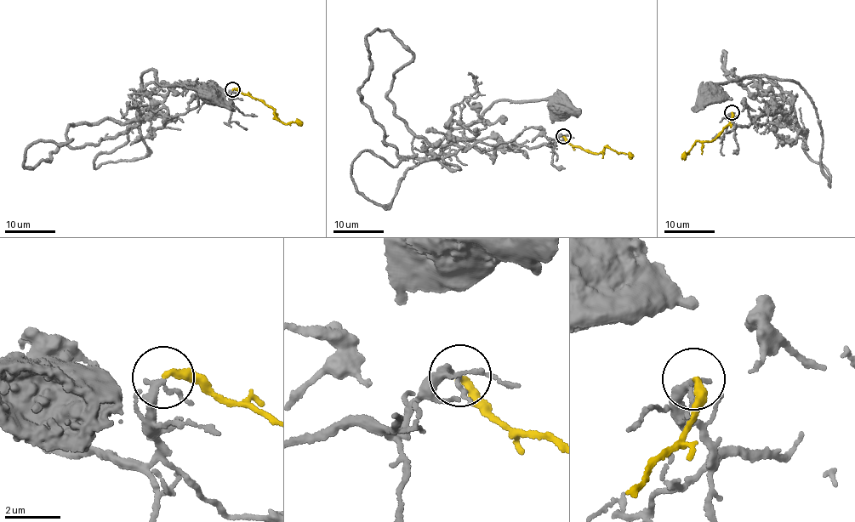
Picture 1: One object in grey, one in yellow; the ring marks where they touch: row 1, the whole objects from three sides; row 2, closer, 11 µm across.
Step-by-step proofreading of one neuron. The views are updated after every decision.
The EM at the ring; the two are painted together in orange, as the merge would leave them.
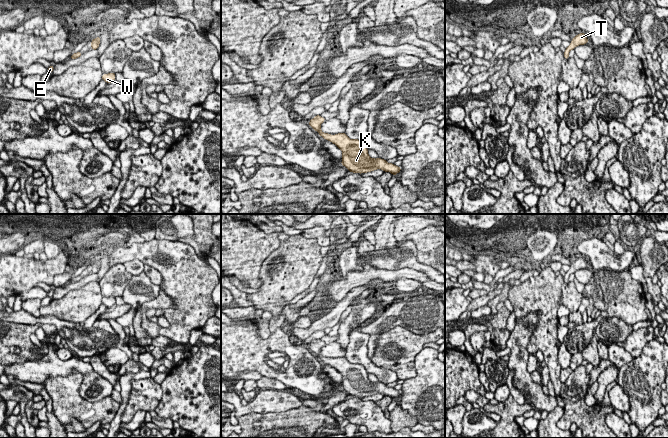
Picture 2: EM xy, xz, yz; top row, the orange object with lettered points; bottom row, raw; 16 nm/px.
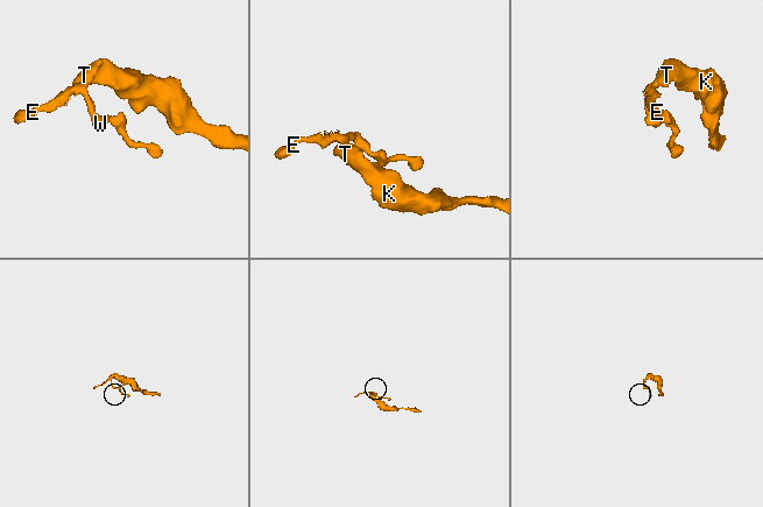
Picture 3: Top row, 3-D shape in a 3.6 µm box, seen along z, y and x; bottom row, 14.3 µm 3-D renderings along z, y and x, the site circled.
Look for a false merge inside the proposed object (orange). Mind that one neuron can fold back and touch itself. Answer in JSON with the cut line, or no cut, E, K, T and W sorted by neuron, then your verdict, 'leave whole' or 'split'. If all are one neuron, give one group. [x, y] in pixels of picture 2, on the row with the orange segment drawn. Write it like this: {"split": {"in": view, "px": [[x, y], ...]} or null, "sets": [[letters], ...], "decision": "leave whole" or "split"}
{"split": null, "sets": [["E", "K", "T", "W"]], "decision": "leave whole"}

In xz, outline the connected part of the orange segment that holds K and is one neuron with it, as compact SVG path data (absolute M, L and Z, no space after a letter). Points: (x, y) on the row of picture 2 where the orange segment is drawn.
M315 115L309 121L309 126L312 127L319 136L335 144L342 151L341 165L345 166L349 172L367 173L377 169L384 172L390 172L393 176L401 171L401 167L388 163L382 158L371 158L368 154L368 148L362 140L350 139L346 133L337 133L331 135L321 131L321 124L326 119L320 115Z

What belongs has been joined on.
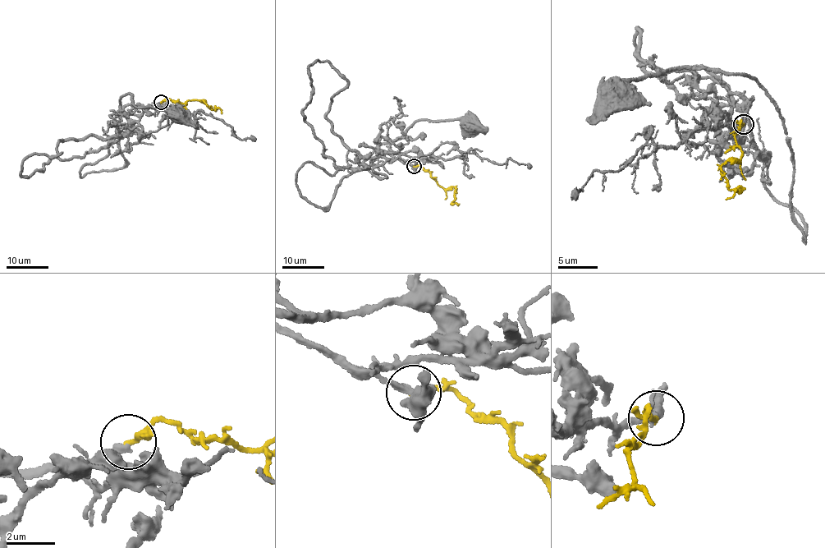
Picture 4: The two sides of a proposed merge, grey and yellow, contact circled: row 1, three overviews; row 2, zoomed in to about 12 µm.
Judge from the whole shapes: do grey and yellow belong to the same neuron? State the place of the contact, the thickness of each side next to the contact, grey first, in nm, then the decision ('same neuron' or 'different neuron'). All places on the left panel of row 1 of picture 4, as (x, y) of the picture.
at (161, 102); 280 nm thick on the grey side, 220 nm on the other; same neuron

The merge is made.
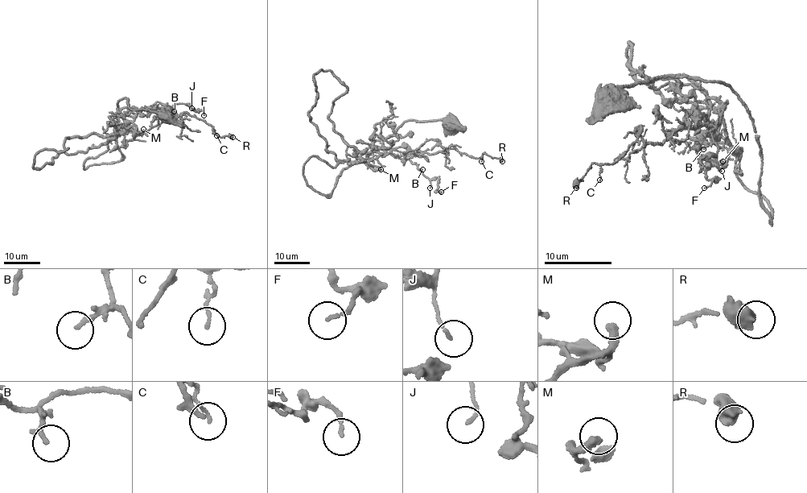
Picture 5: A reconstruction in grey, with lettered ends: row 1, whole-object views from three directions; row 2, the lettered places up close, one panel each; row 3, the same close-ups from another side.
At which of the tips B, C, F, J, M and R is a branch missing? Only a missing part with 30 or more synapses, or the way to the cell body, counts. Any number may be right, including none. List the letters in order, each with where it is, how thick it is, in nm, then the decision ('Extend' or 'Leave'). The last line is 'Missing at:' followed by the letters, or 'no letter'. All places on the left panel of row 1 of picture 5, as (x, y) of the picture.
B: Place: (174, 111). Thickness 180 nm. Leave
C: Place: (216, 135). Thickness 120 nm. Leave
F: Place: (203, 115). Thickness 130 nm. Leave
J: Place: (191, 108). Thickness 120 nm. Leave
M: Place: (143, 129). Thickness 320 nm. Extend
R: Place: (232, 137). Thickness 600 nm. Leave
Missing at: M

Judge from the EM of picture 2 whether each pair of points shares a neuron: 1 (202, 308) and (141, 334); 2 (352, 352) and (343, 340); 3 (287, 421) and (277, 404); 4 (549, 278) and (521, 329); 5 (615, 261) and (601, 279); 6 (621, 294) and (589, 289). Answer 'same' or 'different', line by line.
1: different
2: different
3: different
4: different
5: different
6: same

